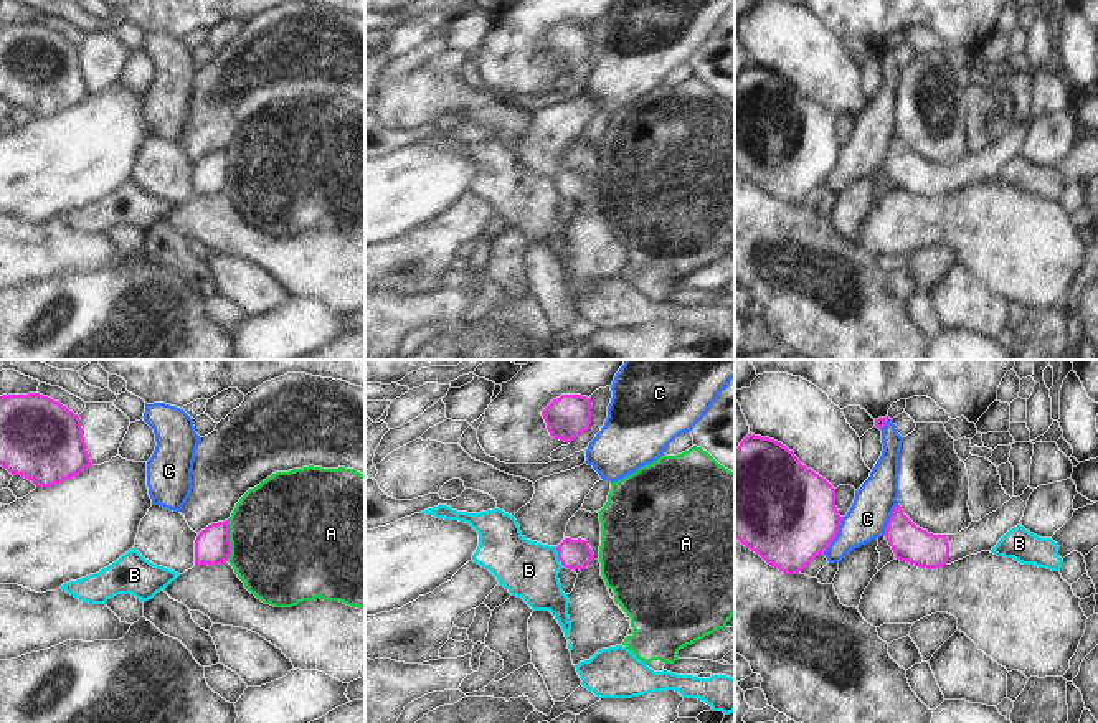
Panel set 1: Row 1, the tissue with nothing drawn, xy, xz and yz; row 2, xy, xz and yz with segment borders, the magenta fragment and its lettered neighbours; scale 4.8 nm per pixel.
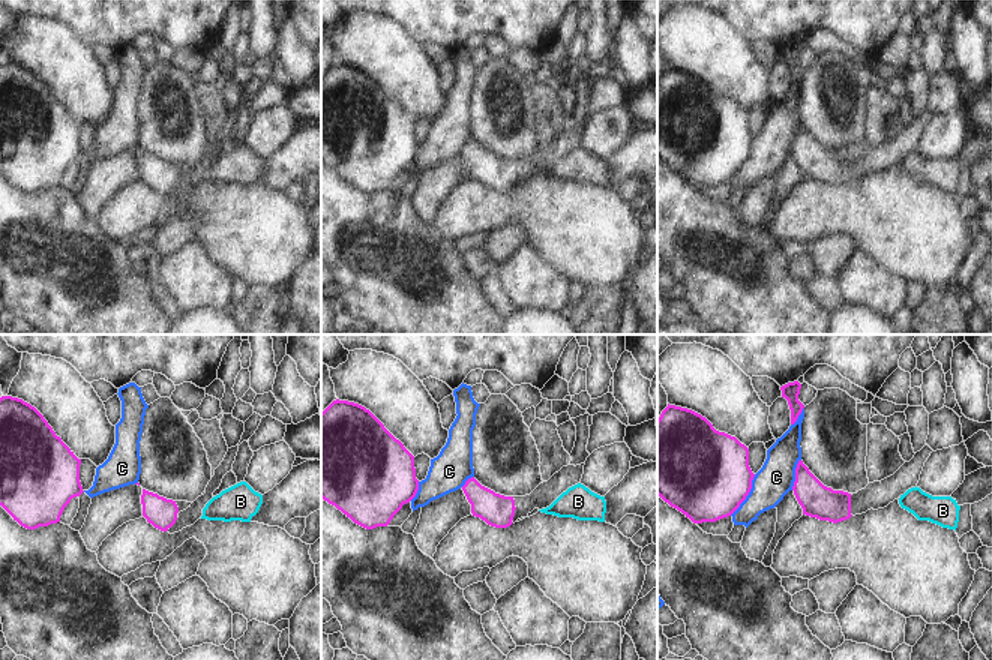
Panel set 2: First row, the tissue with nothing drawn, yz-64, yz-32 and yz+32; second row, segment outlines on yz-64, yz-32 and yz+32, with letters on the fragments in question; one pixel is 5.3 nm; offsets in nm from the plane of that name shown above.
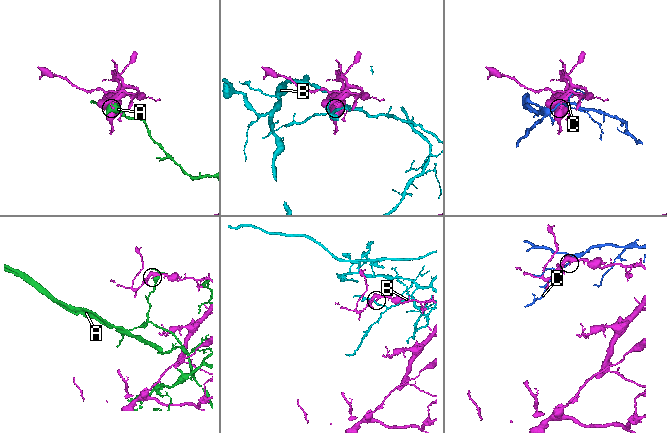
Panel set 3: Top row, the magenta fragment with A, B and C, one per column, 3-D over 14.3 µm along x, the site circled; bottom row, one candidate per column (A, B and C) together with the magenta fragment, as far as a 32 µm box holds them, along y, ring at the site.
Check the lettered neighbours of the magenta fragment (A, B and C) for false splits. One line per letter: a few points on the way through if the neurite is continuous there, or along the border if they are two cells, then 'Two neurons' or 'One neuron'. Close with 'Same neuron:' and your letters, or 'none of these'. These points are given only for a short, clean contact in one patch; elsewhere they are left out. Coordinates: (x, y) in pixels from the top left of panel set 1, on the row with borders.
A: Two neurons
B: Boundary: xz (555, 547), (560, 560). Two neurons
C: Two neurons
Same neuron: none of these

